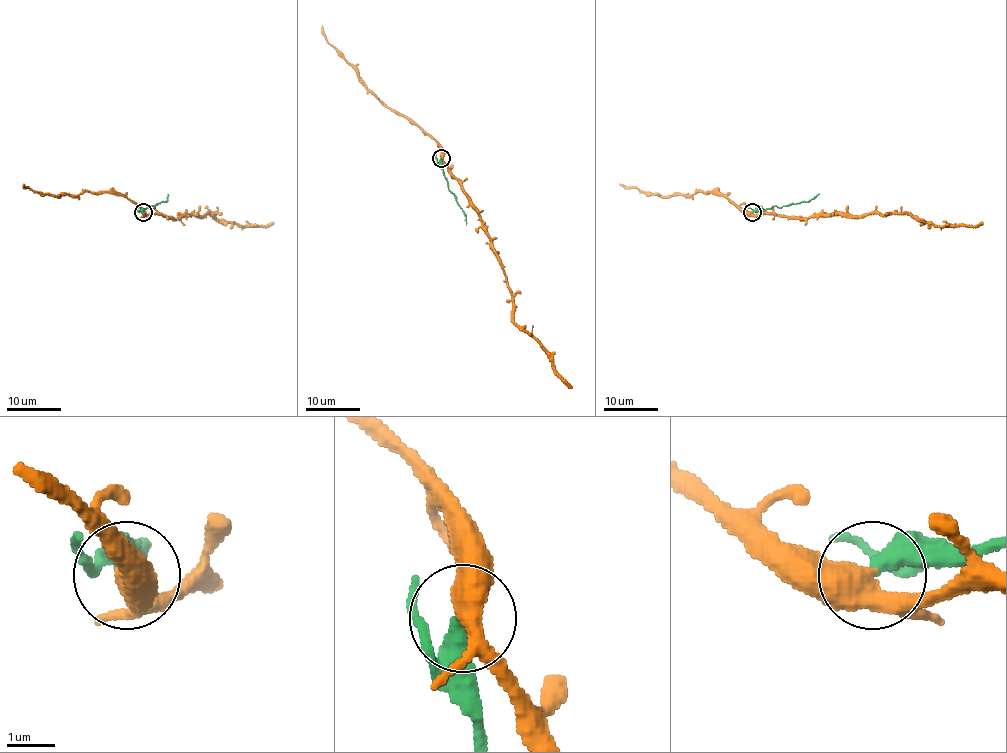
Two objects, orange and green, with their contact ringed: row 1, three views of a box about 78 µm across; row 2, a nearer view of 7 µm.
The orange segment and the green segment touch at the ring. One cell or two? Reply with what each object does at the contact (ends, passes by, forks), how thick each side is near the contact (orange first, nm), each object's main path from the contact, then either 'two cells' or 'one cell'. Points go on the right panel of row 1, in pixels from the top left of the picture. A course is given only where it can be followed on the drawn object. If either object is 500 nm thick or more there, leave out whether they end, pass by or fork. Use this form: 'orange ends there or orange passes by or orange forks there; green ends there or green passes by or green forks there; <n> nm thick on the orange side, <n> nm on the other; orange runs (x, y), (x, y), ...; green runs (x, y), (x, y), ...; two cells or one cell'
orange forks there; green ends there; 400 nm thick on the orange side, 400 nm on the other; orange runs (752, 213), (807, 218), (836, 214), (913, 214), (938, 226), (979, 226), (983, 222); green runs (752, 213), (805, 202), (820, 194); two cells

